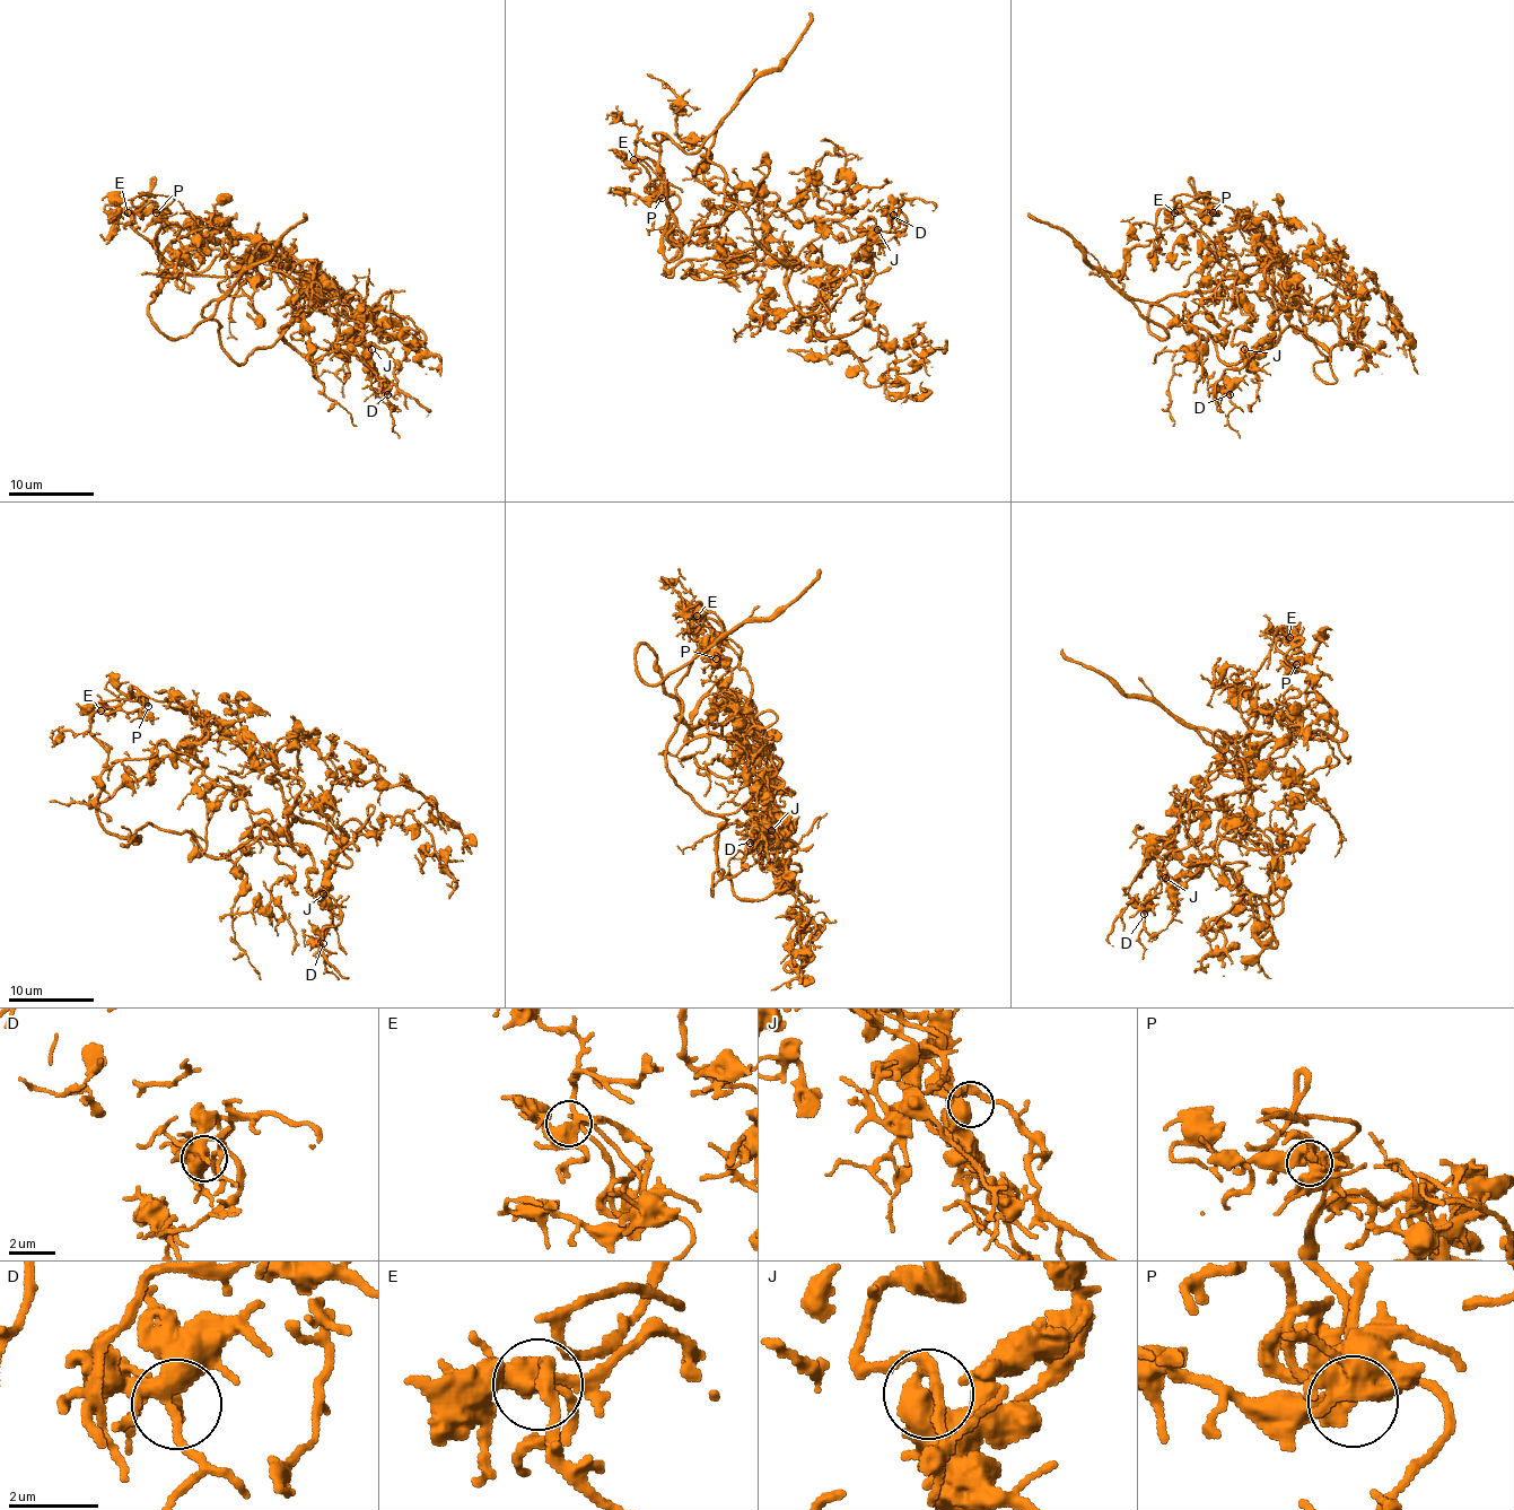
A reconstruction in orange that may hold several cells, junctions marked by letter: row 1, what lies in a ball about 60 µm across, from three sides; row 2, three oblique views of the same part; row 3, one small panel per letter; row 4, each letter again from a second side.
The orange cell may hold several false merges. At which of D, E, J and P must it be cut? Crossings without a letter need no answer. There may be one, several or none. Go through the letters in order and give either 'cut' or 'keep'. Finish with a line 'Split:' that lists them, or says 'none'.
D: keep
E: keep
J: keep
P: keep
Split: none

